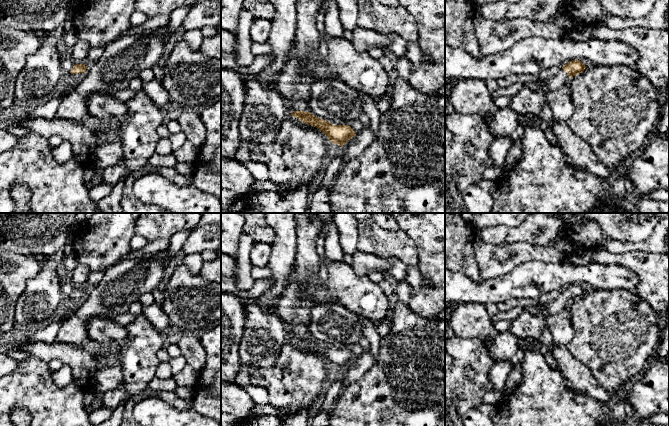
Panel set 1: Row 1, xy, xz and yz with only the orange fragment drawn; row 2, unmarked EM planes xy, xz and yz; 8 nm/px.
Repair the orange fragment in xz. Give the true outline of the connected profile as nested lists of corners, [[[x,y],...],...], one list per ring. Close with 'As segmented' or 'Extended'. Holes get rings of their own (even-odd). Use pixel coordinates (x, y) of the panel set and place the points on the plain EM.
[[[290,321],[286,322],[288,332],[293,341],[305,348],[311,349],[322,355],[330,366],[343,370],[349,363],[355,360],[355,356],[349,349],[333,349],[329,346],[317,342],[308,336],[308,326],[305,324],[293,325]]]. Extended

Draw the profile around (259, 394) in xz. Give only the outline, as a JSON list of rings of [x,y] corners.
[[[248,384],[243,388],[252,397],[256,405],[264,406],[268,404],[268,392],[265,388],[252,384]]]

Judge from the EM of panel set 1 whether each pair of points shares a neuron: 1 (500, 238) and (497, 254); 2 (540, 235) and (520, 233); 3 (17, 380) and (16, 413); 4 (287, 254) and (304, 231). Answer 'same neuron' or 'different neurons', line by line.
1: different neurons
2: same neuron
3: different neurons
4: different neurons

